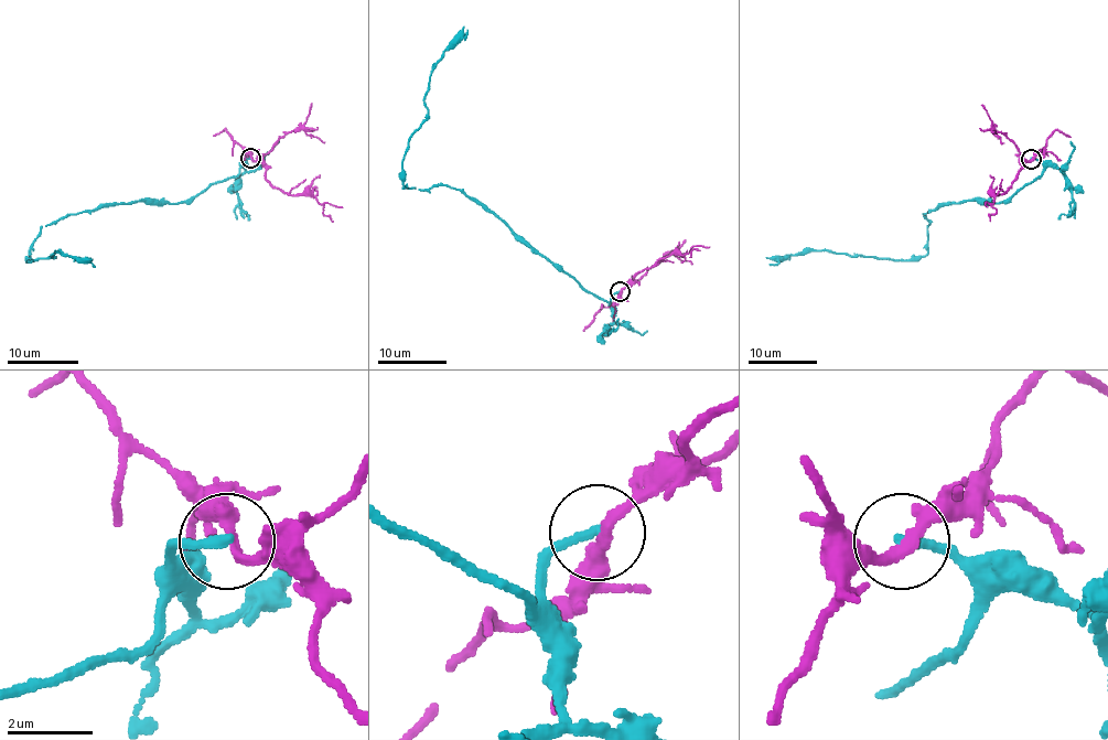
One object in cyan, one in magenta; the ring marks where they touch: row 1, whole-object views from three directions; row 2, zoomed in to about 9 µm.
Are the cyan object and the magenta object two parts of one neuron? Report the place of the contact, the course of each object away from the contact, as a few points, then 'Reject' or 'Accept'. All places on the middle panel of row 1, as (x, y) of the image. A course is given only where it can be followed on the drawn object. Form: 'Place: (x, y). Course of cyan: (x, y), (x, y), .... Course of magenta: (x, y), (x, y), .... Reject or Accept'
Place: (620, 291). Course of cyan: (619, 292), (609, 304), (599, 299), (460, 190), (405, 189), (402, 157), (427, 114), (432, 65), (466, 29). Course of magenta: (619, 292), (642, 269), (678, 254), (690, 256), (694, 249), (700, 250). Reject

